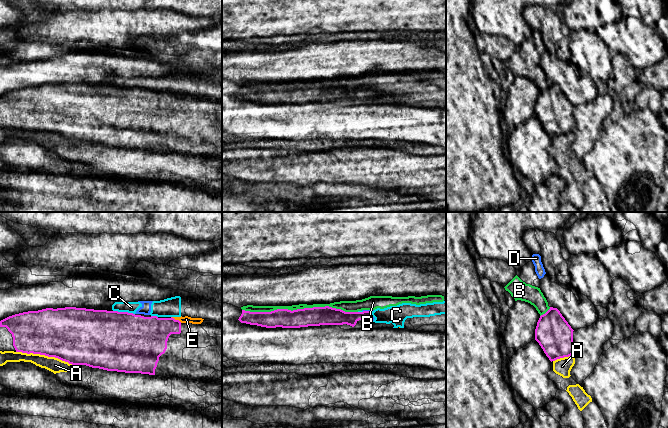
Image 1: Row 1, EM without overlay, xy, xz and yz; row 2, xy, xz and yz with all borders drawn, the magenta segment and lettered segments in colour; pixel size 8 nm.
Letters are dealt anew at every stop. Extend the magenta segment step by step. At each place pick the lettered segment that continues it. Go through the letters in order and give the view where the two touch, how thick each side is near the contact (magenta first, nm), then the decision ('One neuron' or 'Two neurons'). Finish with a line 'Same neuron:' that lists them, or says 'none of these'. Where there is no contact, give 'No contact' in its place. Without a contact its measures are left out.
A: Touches magenta in xy. Thickness 420 nm (magenta) against 120 nm. Two neurons
B: Touches magenta in xz. Thickness 160 nm (magenta) against 50 nm. Two neurons
C: Touches magenta in xy. Thickness 480 nm (magenta) against 100 nm. Two neurons
D: Touches magenta in xz. Thickness 130 nm (magenta) against 20 nm. Two neurons
E: Touches magenta in xy. Thickness 300 nm (magenta) against 60 nm. One neuron
Same neuron: E

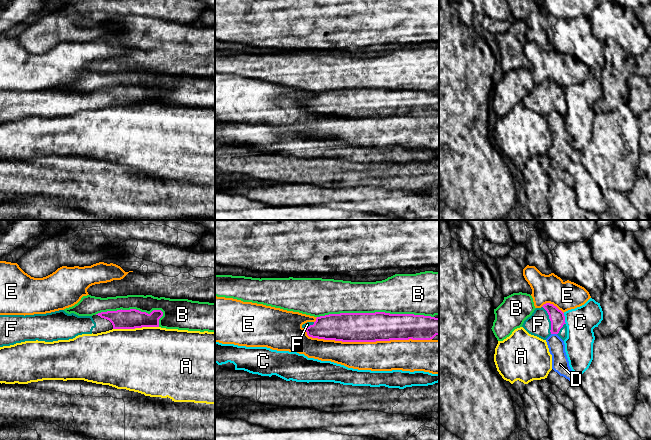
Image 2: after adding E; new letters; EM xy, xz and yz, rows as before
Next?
A: Touches magenta in xy. Thickness 160 nm (magenta) against 480 nm. Two neurons
B: Touches magenta in xz. Thickness 240 nm (magenta) against 320 nm. Two neurons
C: Touches magenta in yz. Thickness 120 nm (magenta) against 240 nm. Two neurons
D: Touches magenta in yz. Thickness 120 nm (magenta) against 140 nm. Two neurons
E: Touches magenta in xz. Thickness 240 nm (magenta) against 240 nm. Two neurons
F: Touches magenta in yz. Thickness 120 nm (magenta) against 190 nm. One neuron
Same neuron: F

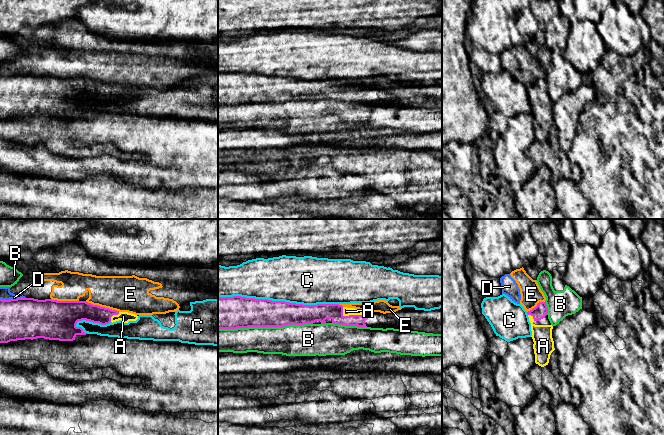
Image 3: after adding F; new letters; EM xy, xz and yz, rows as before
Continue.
A: Touches magenta in xz. Thickness 140 nm (magenta) against 60 nm. One neuron
B: Touches magenta in xz. Thickness 260 nm (magenta) against 260 nm. Two neurons
C: Touches magenta in xz. Thickness 240 nm (magenta) against 380 nm. Two neurons
D: Touches magenta in xy. Thickness 340 nm (magenta) against 90 nm. Two neurons
E: Touches magenta in xy. Thickness 180 nm (magenta) against 300 nm. Two neurons
Same neuron: A

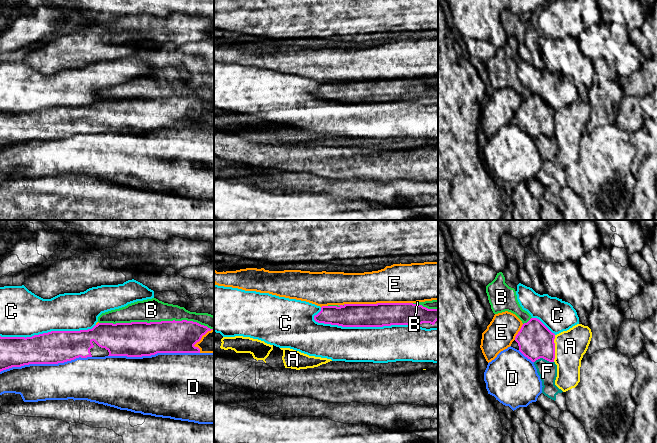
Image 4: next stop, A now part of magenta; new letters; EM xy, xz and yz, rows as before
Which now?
A: Touches magenta in yz. Thickness 280 nm (magenta) against 260 nm. Two neurons
B: Touches magenta in xy. Thickness 280 nm (magenta) against 190 nm. Two neurons
C: Touches magenta in xz. Thickness 190 nm (magenta) against 300 nm. Two neurons
D: Touches magenta in xy. Thickness 280 nm (magenta) against 500 nm. Two neurons
E: Touches magenta in xz. Thickness 190 nm (magenta) against 320 nm. Two neurons
F: Touches magenta in yz. Thickness 280 nm (magenta) against 150 nm. Two neurons
Same neuron: none of these

